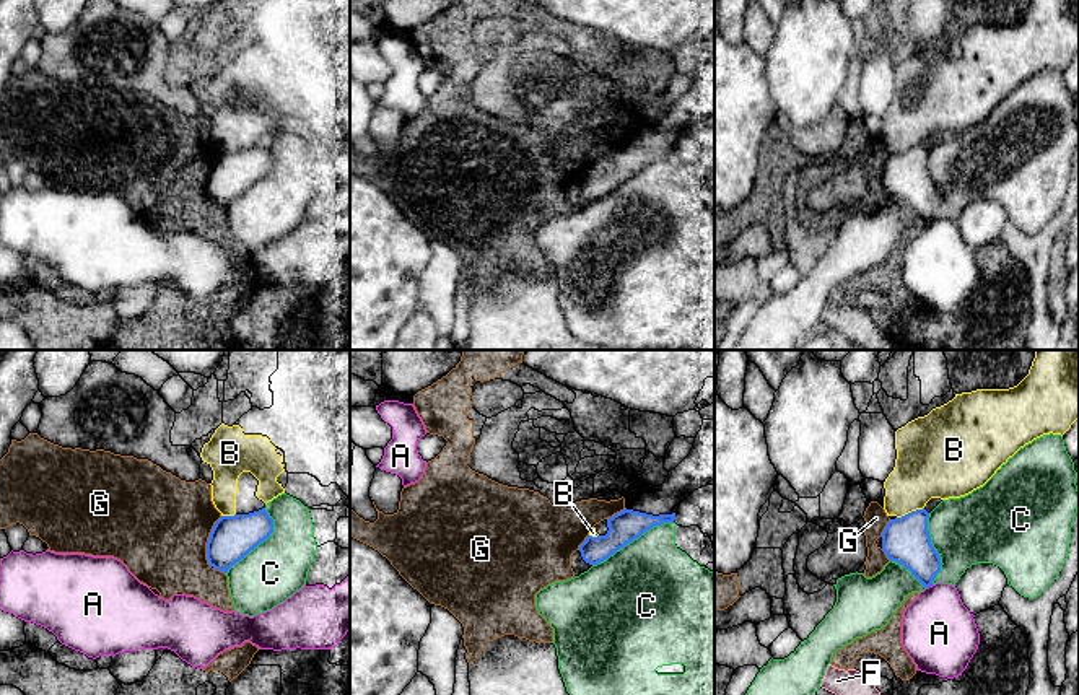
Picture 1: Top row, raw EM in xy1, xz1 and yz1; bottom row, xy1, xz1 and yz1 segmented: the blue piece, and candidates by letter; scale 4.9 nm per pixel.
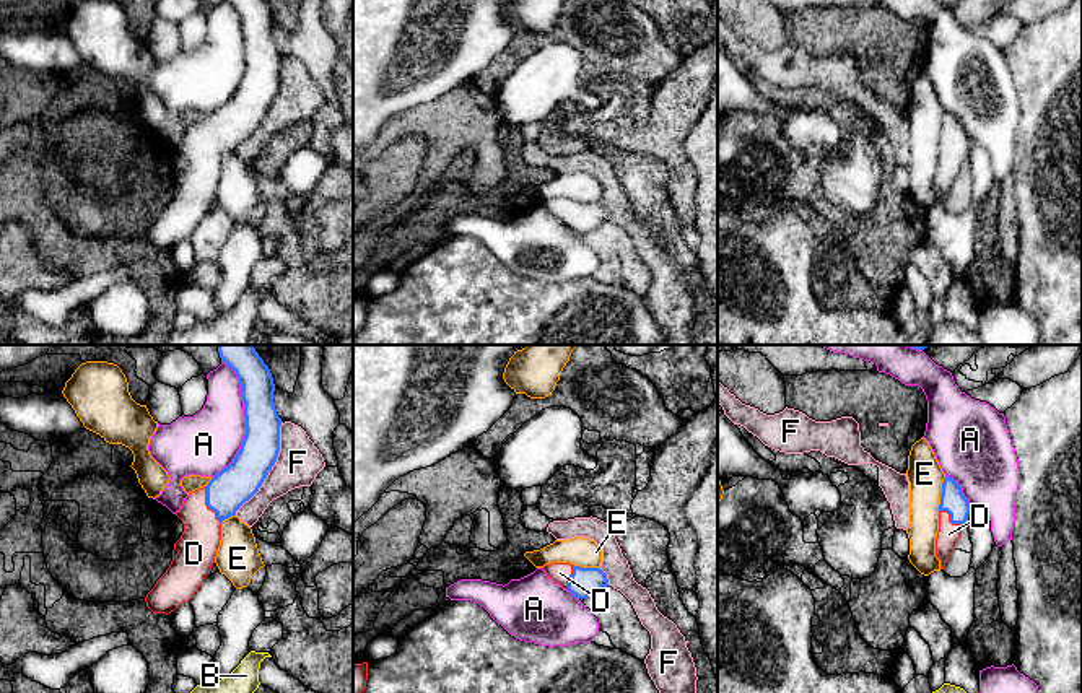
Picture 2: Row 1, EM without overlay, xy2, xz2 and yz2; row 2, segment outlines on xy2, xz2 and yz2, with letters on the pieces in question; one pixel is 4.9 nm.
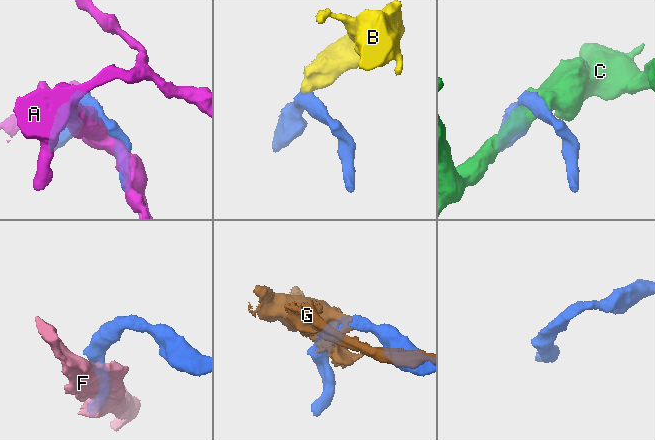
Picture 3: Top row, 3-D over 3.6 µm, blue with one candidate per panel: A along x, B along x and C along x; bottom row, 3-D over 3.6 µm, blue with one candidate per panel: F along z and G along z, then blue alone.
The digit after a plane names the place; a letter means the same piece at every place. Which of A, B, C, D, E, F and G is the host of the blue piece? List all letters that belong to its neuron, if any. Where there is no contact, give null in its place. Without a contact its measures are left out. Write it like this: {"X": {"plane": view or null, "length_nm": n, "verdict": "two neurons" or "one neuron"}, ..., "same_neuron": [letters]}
{"A": {"plane": "xy2", "length_nm": 600, "verdict": "two neurons"}, "B": {"plane": "yz1", "length_nm": 150, "verdict": "two neurons"}, "C": {"plane": "xz1", "length_nm": 460, "verdict": "two neurons"}, "D": {"plane": "xy2", "length_nm": 200, "verdict": "one neuron"}, "E": {"plane": "yz2", "length_nm": 170, "verdict": "two neurons"}, "F": {"plane": "xy2", "length_nm": 500, "verdict": "two neurons"}, "G": {"plane": "xy1", "length_nm": 260, "verdict": "two neurons"}, "same_neuron": ["D"]}

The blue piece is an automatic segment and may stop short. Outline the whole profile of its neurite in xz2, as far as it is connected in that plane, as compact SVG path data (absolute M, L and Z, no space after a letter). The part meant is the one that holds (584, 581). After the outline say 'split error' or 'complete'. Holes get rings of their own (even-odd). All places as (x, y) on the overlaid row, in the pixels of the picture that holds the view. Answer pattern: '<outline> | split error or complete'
M552 563L542 568L548 578L569 591L576 599L587 599L609 586L600 568L581 568L569 563Z | split error

